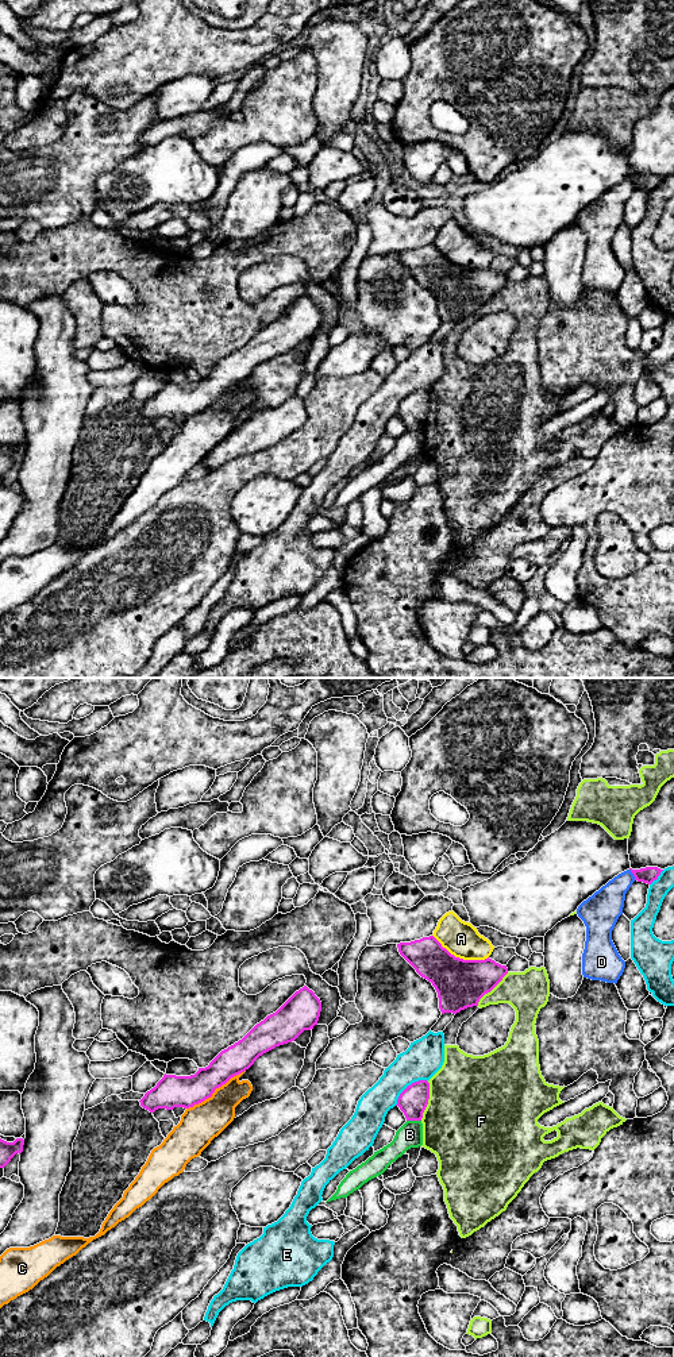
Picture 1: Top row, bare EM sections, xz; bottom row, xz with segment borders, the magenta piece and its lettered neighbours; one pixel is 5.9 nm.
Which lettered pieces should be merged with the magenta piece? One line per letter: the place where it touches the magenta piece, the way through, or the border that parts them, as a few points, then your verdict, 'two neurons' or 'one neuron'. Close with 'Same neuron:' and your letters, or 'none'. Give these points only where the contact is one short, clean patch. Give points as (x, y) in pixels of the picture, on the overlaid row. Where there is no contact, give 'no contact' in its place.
A: contact xz (458, 958); two neurons
B: contact xz (413, 1120); two neurons
C: contact xz (215, 1088); two neurons
D: contact xz (632, 872); two neurons
E: contact xz (408, 1086); two neurons
F: contact xz (427, 1101); two neurons
Same neuron: none

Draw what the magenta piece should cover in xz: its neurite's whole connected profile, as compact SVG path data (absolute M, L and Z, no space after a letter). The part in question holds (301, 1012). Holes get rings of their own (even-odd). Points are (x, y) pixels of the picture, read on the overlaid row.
M307 986L296 991L276 1013L257 1023L242 1040L222 1050L205 1068L199 1068L195 1075L176 1076L163 1075L154 1088L147 1091L139 1100L140 1106L150 1113L158 1109L173 1110L174 1107L189 1109L211 1098L216 1088L226 1084L231 1077L249 1069L263 1053L276 1046L294 1041L304 1030L317 1025L321 1002Z

